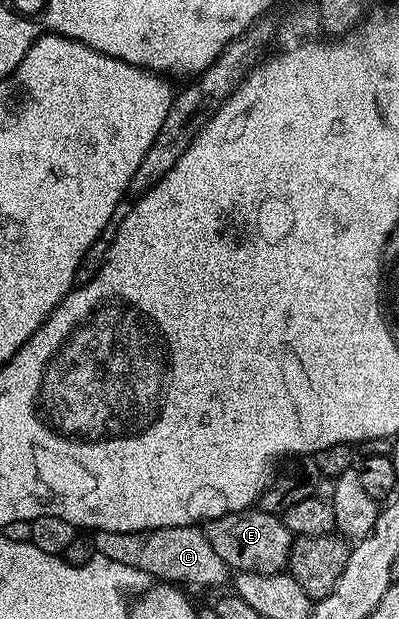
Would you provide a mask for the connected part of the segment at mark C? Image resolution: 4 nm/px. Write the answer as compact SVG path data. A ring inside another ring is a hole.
M198 525L194 526L170 526L160 530L138 530L137 532L109 532L108 530L94 531L95 554L105 556L105 560L117 560L117 564L129 564L129 568L137 568L145 572L152 580L158 580L163 584L178 584L187 586L219 586L229 578L229 568L217 552L213 552L213 544L209 544L206 533Z

